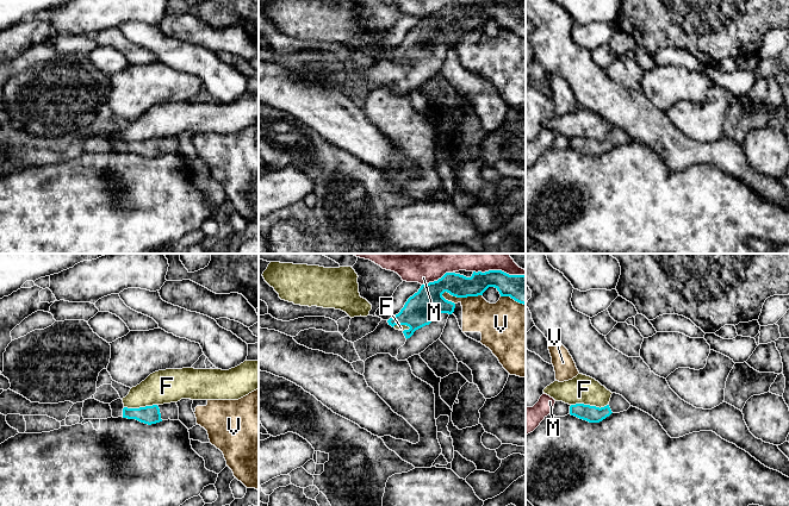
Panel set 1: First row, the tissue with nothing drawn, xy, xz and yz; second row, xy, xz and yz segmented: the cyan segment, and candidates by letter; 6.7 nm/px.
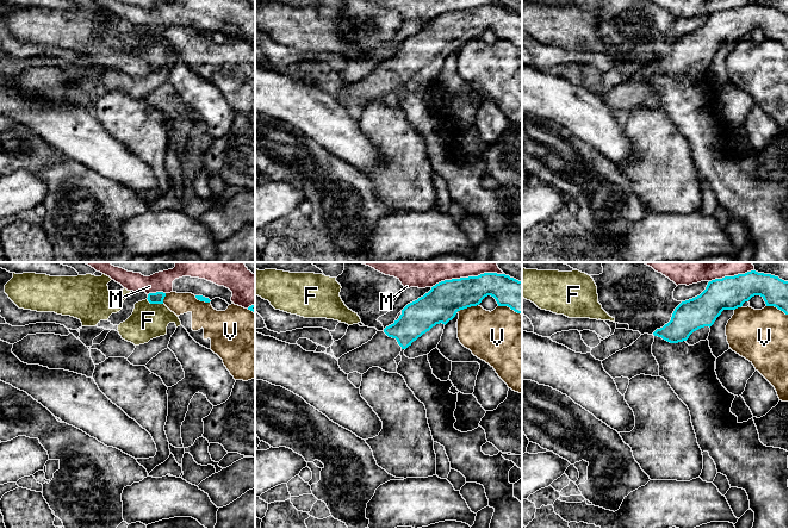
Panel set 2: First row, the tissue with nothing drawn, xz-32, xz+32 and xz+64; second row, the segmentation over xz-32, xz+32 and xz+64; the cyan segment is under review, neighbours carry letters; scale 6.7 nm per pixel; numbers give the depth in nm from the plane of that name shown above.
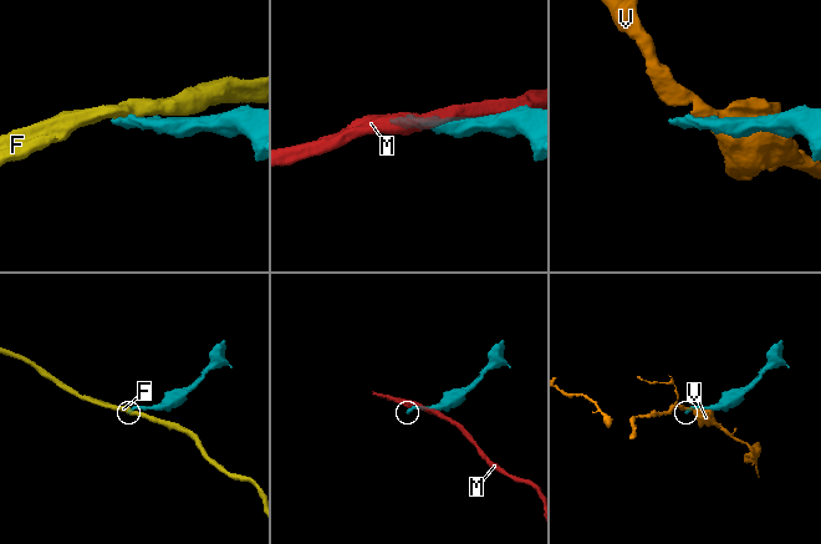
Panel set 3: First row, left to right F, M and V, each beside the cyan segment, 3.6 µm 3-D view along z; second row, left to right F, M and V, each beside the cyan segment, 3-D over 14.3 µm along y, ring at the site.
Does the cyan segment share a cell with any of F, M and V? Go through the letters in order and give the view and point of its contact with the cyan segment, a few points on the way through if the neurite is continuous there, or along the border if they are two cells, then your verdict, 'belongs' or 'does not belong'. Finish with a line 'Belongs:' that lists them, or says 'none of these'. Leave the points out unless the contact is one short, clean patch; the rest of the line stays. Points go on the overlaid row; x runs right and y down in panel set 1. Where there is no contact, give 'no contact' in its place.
F: yz (589, 405) | along yz (571, 404), (589, 404), (600, 407), (607, 405) | does not belong
M: xz (438, 280) | does not belong
V: xz (461, 297) | does not belong
Belongs: none of these

